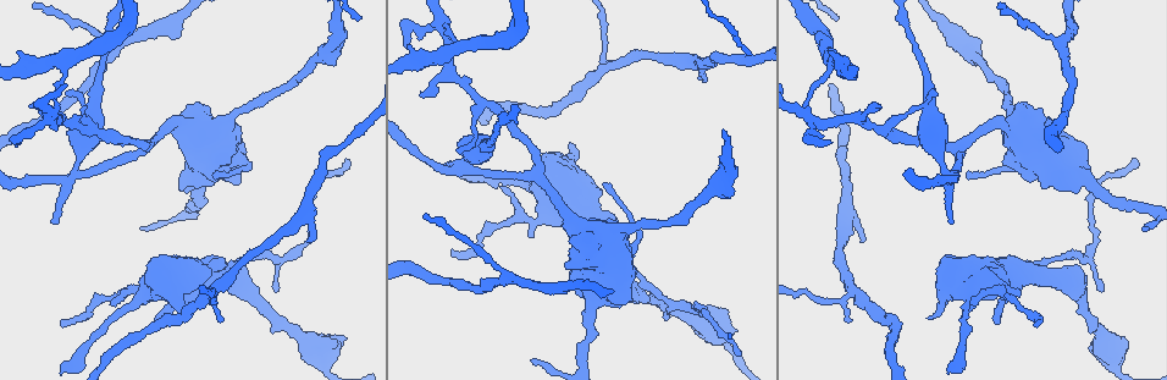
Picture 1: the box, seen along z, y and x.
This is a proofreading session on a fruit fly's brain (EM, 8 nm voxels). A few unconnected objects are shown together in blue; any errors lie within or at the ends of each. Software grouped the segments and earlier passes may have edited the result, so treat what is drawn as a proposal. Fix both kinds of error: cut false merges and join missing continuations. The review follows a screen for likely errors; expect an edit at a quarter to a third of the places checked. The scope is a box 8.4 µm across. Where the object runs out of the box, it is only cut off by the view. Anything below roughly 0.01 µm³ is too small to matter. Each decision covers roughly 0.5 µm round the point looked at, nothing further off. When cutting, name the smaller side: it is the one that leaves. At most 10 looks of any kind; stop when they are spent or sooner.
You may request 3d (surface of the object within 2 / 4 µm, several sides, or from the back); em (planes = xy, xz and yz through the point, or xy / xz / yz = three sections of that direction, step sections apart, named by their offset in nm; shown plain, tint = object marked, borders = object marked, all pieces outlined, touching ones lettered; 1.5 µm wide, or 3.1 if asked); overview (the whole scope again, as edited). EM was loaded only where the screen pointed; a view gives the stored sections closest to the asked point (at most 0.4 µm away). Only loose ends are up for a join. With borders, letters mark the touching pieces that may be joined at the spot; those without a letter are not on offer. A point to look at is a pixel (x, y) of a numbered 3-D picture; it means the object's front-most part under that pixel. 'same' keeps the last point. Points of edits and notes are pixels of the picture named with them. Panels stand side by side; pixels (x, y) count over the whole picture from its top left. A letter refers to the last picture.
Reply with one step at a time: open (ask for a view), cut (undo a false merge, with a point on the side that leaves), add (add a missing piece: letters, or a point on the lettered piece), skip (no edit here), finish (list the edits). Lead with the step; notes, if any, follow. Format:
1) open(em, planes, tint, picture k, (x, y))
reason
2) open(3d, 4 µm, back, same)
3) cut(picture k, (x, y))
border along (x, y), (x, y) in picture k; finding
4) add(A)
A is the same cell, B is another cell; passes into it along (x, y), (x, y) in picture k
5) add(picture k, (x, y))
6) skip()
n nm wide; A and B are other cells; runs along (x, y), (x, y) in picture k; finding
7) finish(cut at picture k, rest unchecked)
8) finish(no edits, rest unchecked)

open(em, yz, step 8, tint, picture 1, (952, 222))
an open end

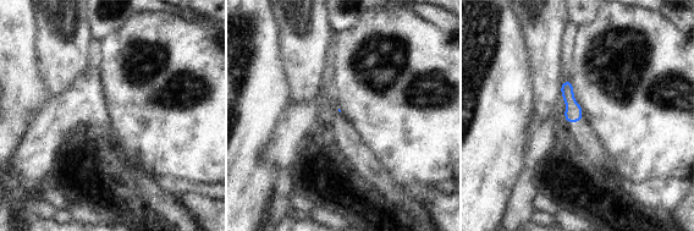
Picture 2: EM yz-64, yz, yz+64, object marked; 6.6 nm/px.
open(em, planes, borders, same)

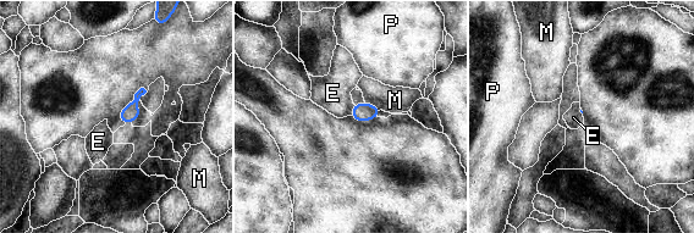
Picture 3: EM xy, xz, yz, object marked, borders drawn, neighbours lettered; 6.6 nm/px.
skip()
E, M and P are other cells; border along (354, 105), (351, 115) in picture 3; none of them fits

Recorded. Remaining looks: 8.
open(3d, 4 µm, back, picture 1, (130, 292))
a fork

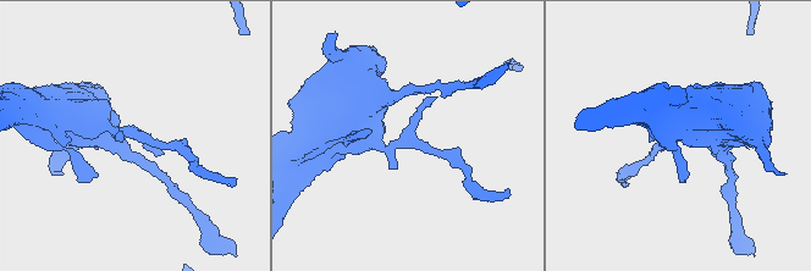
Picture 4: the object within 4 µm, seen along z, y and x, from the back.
open(em, planes, borders, picture 4, (404, 144))
shape alone is not enough

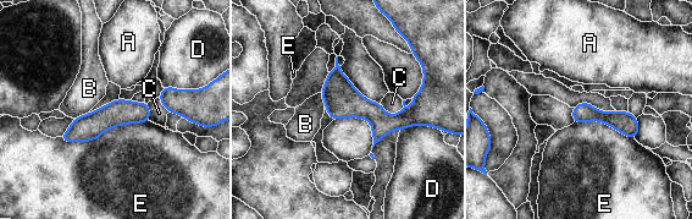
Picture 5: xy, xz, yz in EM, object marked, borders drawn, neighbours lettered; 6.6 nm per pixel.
skip()
130 nm wide; A, B, C, D and E are other cells; continuous, no second neuron

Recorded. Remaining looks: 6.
open(em, xz, step 8, tint, picture 1, (437, 27))
four or more arms meet

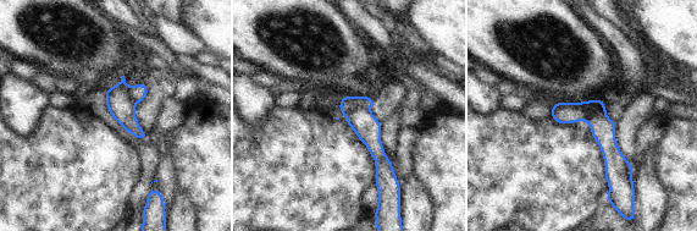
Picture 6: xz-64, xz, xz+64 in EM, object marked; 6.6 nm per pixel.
open(em, planes, borders, same)

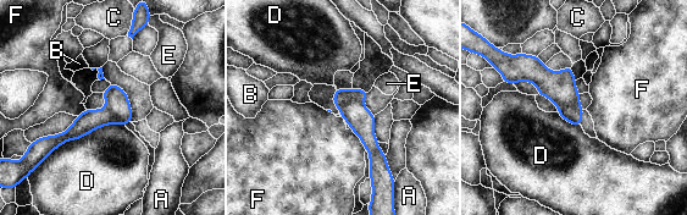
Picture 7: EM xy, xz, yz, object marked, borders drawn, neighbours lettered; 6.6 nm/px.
cut(picture 7, (341, 95))
170 nm wide; A, B, C, D, E and F are other cells; the part that leaves runs along (111, 120), (89, 120), (46, 145) in picture 7; a second neuron is stuck on

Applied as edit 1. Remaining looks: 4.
open(3d, 2 µm, back, picture 1, (926, 318))
free end

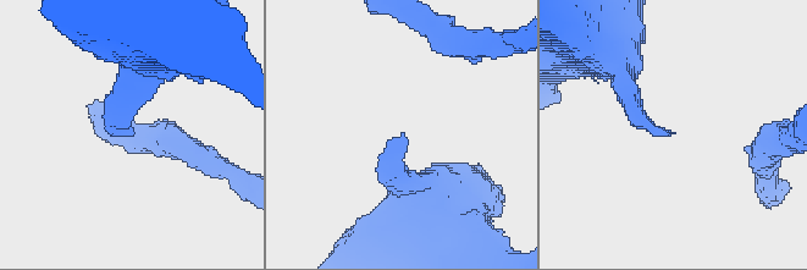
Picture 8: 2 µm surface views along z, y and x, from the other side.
open(em, xy, step 8, tint, picture 8, (132, 136))
shape alone is not enough

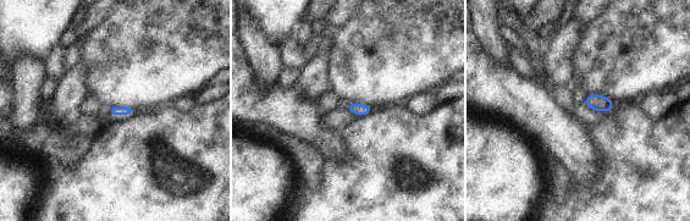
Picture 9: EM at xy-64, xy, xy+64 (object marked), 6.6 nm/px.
open(em, planes, borders, same)

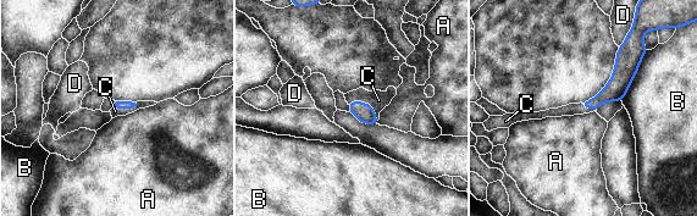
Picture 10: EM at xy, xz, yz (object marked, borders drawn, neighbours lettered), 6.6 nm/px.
add(C)
C is the same cell, A, B and D are other cells; passes into it along (364, 112), (365, 103), (379, 100) in picture 10; the neuron continues

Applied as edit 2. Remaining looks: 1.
finish(cut at picture 7, add at picture 10, rest unchecked)

